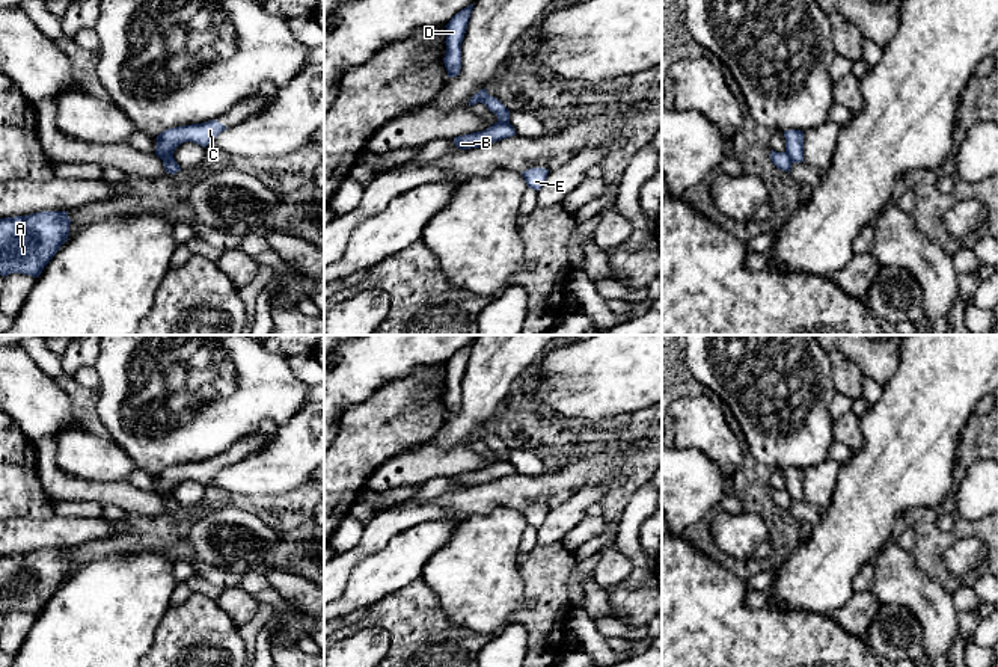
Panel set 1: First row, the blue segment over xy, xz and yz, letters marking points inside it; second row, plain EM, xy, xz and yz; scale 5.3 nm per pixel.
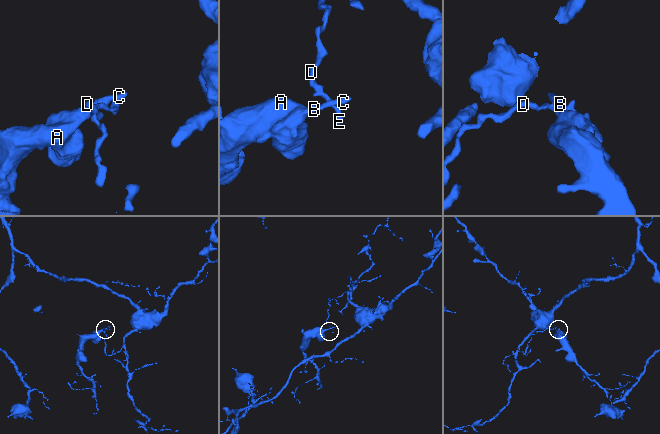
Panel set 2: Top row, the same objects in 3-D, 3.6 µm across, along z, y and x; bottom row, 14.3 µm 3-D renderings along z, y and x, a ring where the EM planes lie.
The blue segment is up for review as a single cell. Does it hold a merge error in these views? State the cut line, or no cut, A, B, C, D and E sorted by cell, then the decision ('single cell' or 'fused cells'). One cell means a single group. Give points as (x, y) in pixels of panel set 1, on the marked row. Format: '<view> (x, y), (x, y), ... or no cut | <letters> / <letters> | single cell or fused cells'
xy (172, 156), (162, 159) | A B C / D E | fused cells

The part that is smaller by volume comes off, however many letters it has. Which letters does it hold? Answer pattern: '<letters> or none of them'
A, B, C

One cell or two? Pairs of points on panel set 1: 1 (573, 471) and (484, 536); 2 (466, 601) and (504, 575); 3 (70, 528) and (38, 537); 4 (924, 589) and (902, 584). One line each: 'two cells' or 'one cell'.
1: two cells
2: one cell
3: one cell
4: one cell

